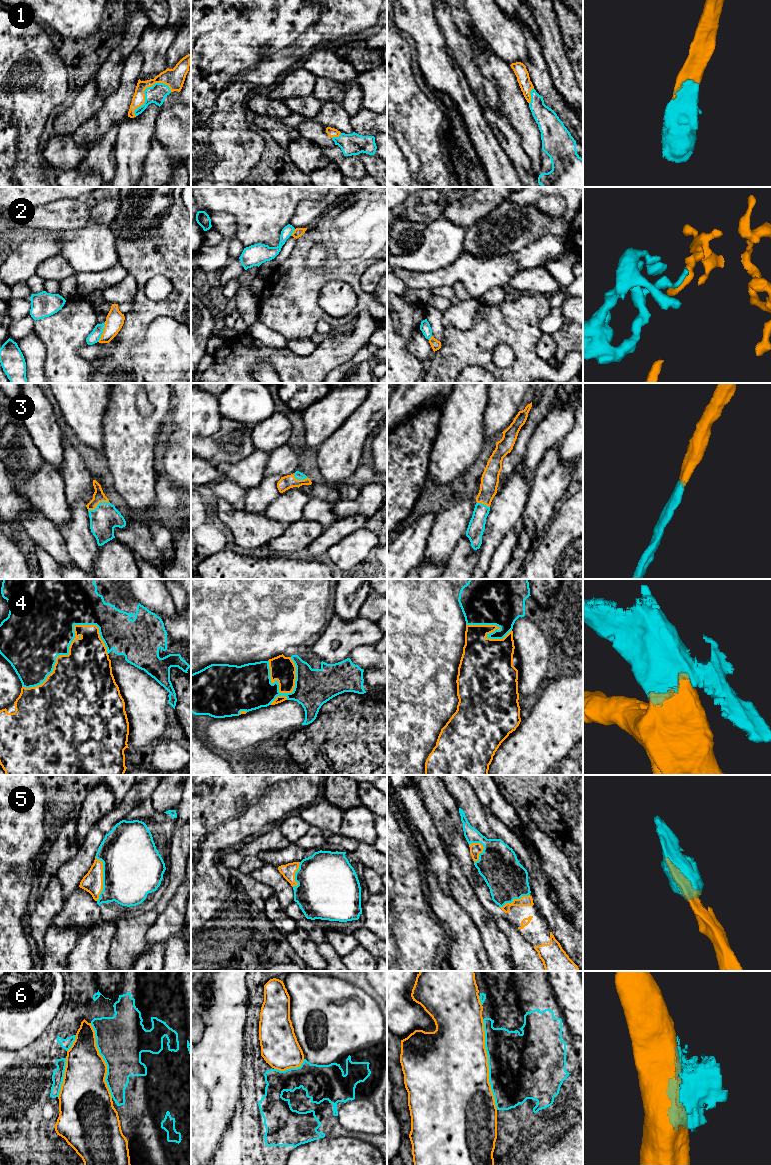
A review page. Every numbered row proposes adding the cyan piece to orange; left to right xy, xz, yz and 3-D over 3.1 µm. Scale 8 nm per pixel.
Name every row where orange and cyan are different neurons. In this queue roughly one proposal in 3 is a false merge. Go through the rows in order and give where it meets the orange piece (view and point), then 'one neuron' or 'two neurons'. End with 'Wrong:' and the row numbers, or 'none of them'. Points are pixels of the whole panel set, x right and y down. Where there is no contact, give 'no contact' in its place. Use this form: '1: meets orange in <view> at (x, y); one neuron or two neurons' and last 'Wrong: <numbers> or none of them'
1: meets orange in xy at (144, 90); one neuron
2: meets orange in xy at (103, 332); two neurons
3: meets orange in xy at (98, 503); one neuron
4: meets orange in xy at (65, 655); one neuron
5: meets orange in xy at (102, 878); one neuron
6: meets orange in yz at (487, 1064); two neurons
Wrong: 2, 6

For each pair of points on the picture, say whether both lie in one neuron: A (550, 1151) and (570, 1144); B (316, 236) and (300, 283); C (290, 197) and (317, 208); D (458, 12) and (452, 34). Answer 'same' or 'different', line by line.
A: same
B: same
C: different
D: different

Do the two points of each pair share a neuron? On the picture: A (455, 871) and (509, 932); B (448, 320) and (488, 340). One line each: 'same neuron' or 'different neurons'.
A: different neurons
B: different neurons

